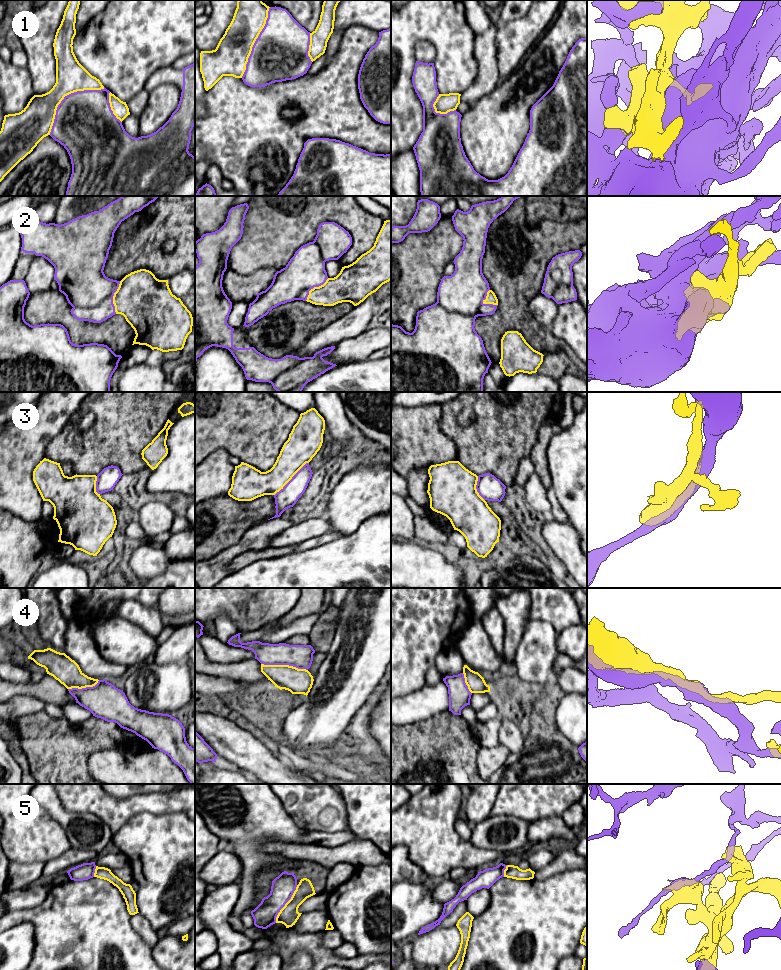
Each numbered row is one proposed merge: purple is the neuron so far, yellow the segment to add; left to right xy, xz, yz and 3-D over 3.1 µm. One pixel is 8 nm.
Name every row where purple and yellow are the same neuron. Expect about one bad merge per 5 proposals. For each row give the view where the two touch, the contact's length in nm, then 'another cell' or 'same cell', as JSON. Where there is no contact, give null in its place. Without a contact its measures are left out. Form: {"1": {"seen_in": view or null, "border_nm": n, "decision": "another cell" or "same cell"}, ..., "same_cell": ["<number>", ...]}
{"1": {"seen_in": "xy", "border_nm": 600, "decision": "same cell"}, "2": {"seen_in": "xy", "border_nm": 260, "decision": "same cell"}, "3": {"seen_in": "xz", "border_nm": 380, "decision": "another cell"}, "4": {"seen_in": "xz", "border_nm": 380, "decision": "same cell"}, "5": {"seen_in": "xz", "border_nm": 360, "decision": "another cell"}, "same_cell": ["1", "2", "4"]}

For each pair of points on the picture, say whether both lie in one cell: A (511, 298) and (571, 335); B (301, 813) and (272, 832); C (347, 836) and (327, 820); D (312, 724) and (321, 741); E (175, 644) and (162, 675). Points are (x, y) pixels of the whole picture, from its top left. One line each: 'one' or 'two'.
A: two
B: two
C: two
D: one
E: two

